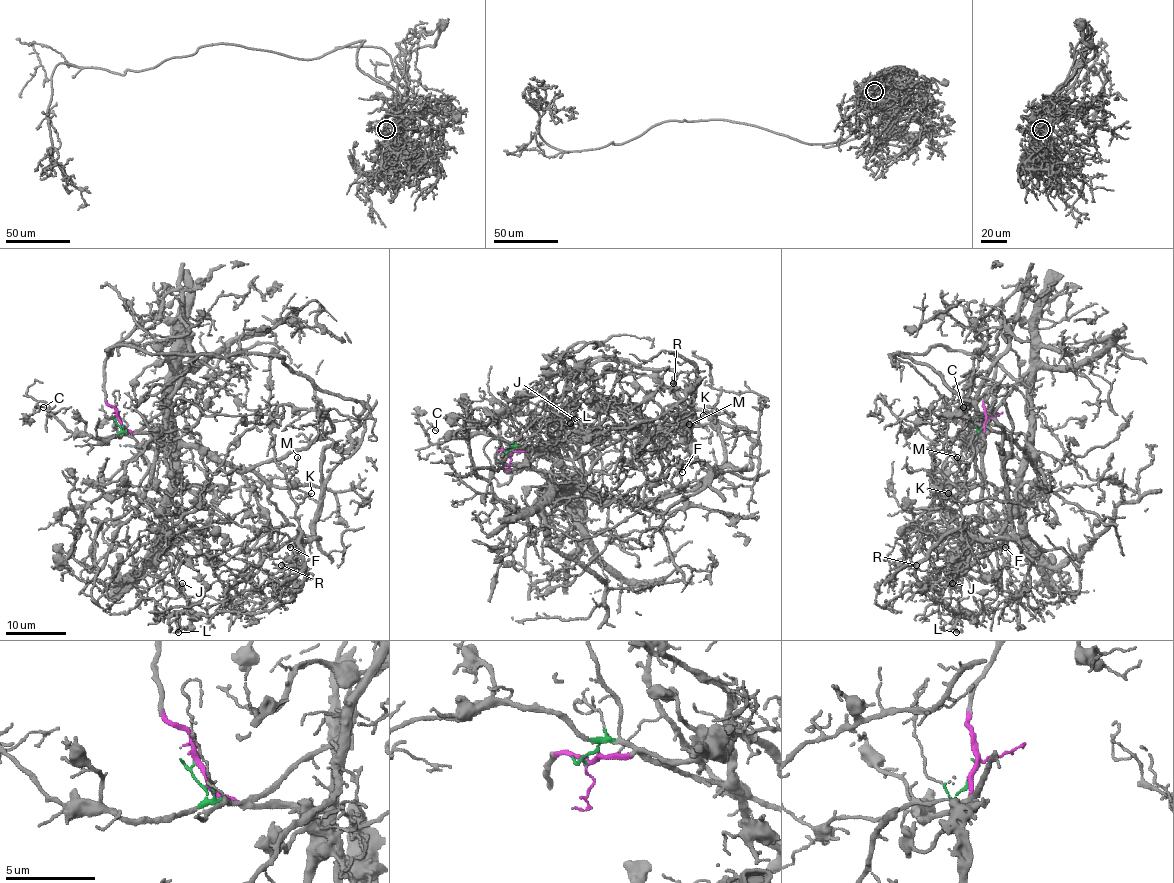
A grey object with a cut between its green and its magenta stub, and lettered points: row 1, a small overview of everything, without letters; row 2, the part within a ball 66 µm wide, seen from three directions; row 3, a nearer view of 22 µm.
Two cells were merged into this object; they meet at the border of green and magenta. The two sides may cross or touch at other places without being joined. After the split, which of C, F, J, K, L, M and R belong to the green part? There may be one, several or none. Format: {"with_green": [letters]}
{"with_green": ["C"]}

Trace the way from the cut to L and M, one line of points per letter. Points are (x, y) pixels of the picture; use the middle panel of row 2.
L: (509, 453), (500, 419), (600, 360), (670, 369), (755, 442), (707, 479), (696, 385), (627, 427), (570, 423)
M: (509, 453), (500, 419), (600, 360), (672, 371), (755, 442), (749, 468), (707, 479), (690, 424)

